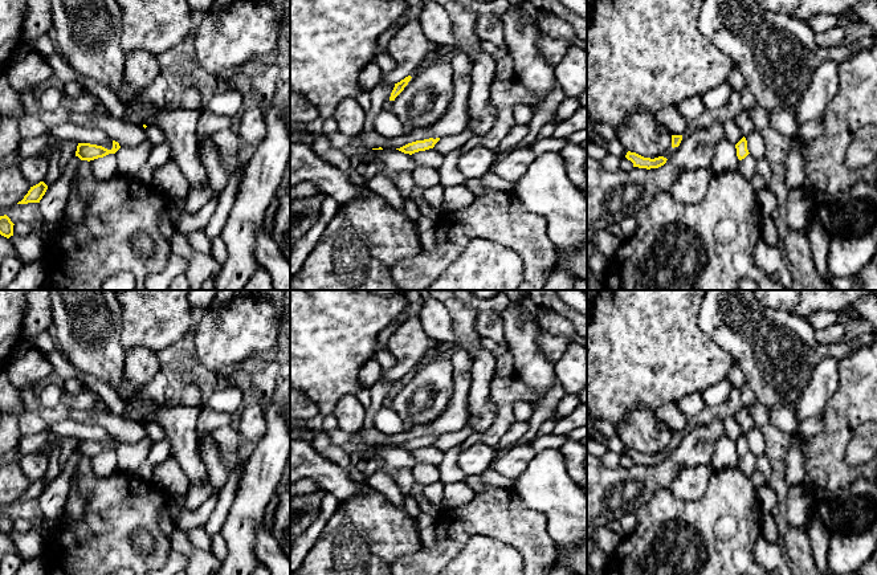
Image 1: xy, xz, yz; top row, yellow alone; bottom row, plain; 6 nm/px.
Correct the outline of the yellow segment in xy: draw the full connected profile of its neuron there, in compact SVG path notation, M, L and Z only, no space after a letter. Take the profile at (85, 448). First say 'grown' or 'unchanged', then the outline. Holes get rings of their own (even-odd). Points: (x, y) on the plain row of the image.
unchanged | M113 437L113 445L107 446L102 443L90 441L90 440L78 440L76 453L81 457L94 457L98 454L103 454L109 450L115 450L121 445L119 440Z

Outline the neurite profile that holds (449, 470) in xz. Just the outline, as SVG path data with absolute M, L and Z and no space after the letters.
M460 444L456 446L449 448L442 454L442 461L438 466L440 473L440 481L446 484L450 482L462 482L466 478L466 474L461 470L461 468L457 464L457 458L461 453Z

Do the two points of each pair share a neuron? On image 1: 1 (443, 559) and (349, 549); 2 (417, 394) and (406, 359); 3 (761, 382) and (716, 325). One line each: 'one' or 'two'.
1: two
2: two
3: one

